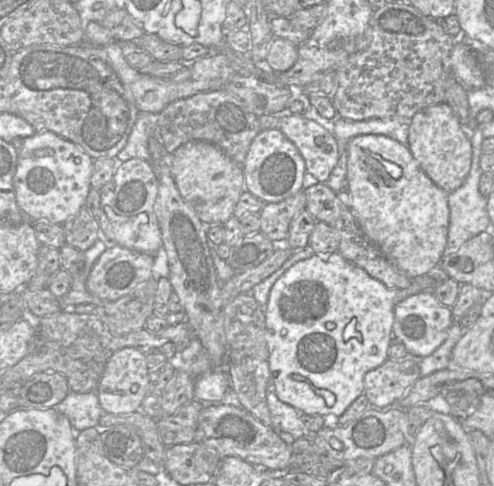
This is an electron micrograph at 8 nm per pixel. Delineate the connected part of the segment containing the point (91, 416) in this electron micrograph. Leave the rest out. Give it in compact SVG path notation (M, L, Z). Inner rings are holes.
M70 391L65 399L54 408L66 416L71 426L77 431L97 428L100 418L105 414L96 391L89 393Z

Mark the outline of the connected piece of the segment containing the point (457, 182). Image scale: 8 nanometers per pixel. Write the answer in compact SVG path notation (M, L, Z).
M446 102L423 108L413 116L409 126L408 148L424 173L447 193L458 189L470 171L471 141Z

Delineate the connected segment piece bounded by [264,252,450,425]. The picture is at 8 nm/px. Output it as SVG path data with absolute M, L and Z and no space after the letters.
M338 252L315 253L293 264L272 285L264 309L270 381L278 399L299 413L334 419L336 425L336 418L364 394L365 374L388 359L395 305L411 295L433 293L448 278L444 270L436 266L427 274L414 278L408 288L390 289Z

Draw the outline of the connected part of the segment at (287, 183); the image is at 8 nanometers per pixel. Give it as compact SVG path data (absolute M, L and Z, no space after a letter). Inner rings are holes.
M262 129L250 143L242 164L245 190L264 203L282 201L303 189L305 161L296 146L279 129Z

